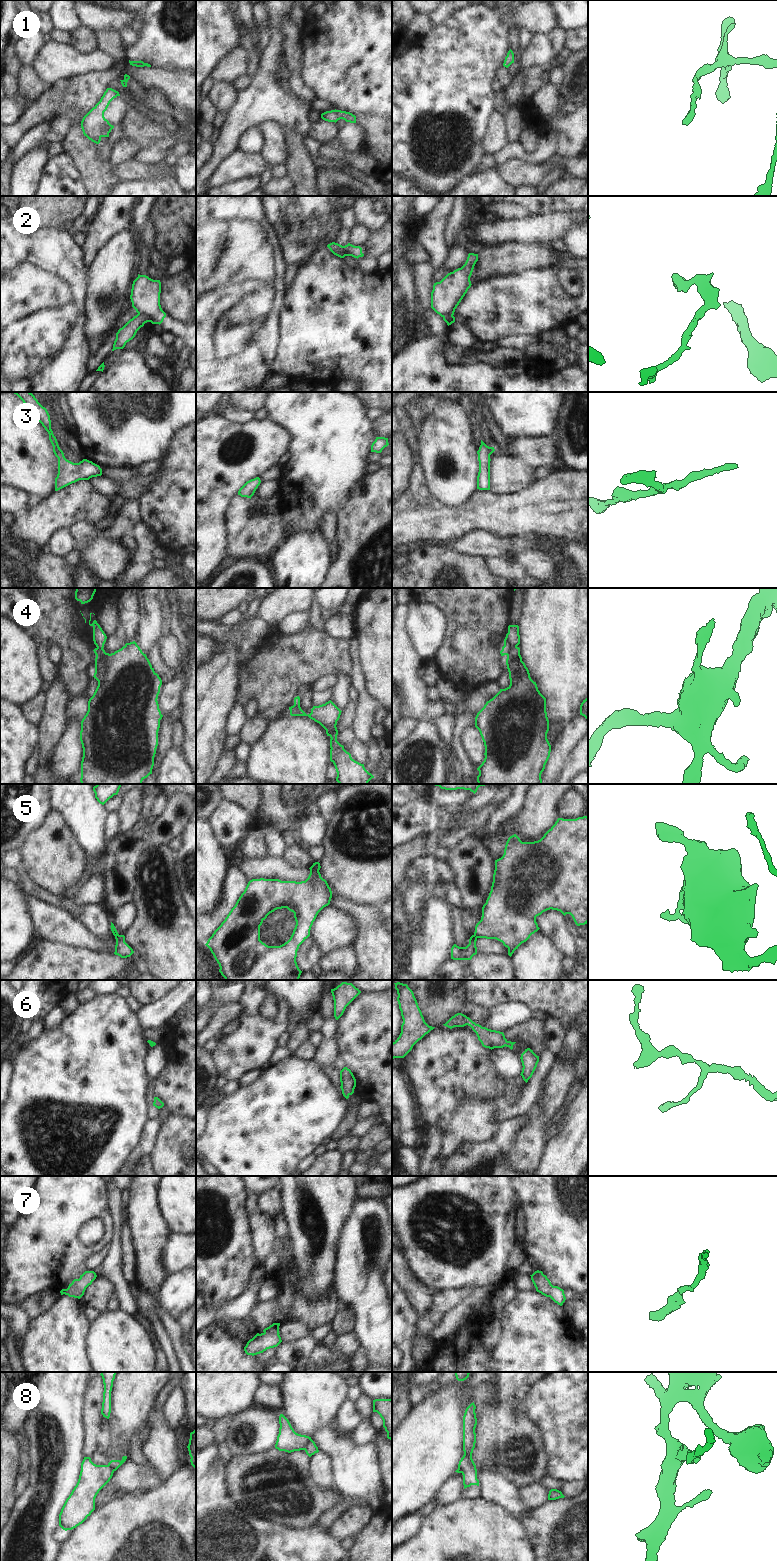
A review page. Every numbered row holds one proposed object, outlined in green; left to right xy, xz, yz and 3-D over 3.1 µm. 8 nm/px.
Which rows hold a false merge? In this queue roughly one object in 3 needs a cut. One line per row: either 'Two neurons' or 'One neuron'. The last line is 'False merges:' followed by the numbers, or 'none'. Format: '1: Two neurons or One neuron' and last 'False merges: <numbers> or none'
1: One neuron
2: Two neurons
3: One neuron
4: Two neurons
5: Two neurons
6: One neuron
7: One neuron
8: Two neurons
False merges: 2, 4, 5, 8

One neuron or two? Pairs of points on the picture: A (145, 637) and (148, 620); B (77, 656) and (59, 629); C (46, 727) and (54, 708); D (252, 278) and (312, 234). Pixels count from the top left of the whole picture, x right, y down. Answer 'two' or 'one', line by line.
A: one
B: one
C: one
D: two

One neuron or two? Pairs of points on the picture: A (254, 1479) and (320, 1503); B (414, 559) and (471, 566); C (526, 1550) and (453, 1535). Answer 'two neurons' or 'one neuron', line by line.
A: one neuron
B: one neuron
C: one neuron

